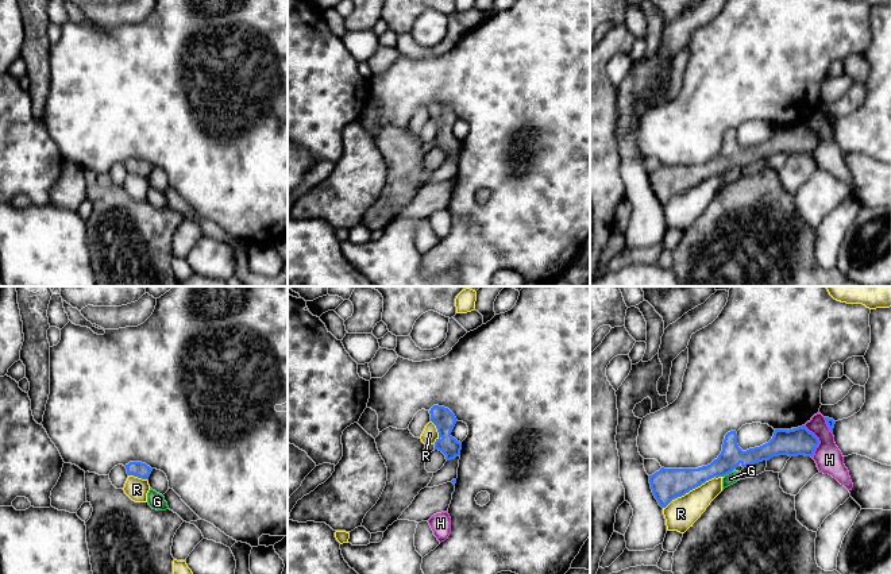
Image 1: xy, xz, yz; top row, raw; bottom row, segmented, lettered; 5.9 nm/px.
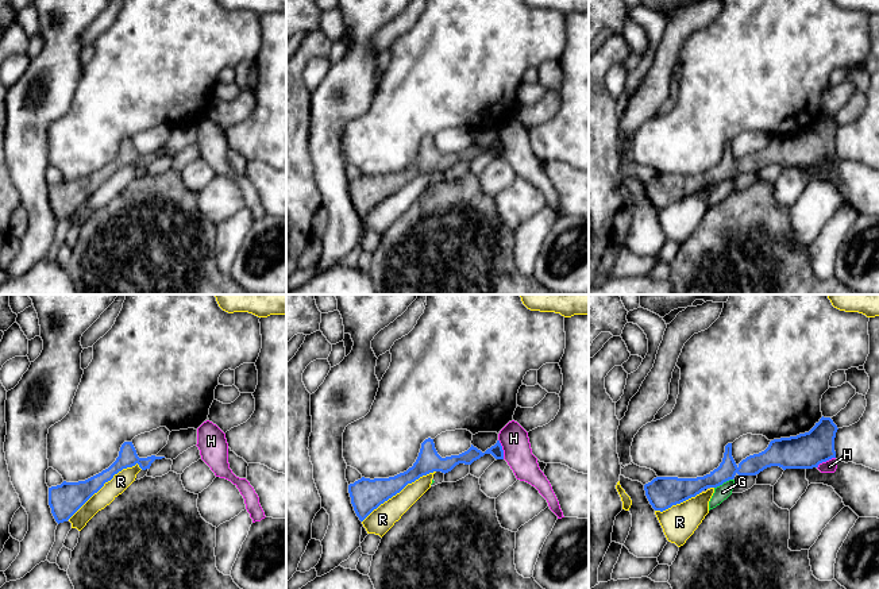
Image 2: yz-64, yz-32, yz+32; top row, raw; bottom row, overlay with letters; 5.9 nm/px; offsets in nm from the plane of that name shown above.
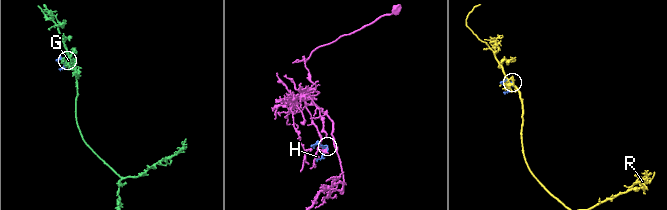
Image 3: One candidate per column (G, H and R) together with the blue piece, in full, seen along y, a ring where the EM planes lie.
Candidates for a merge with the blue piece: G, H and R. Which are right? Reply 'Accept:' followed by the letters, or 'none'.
Accept: none

